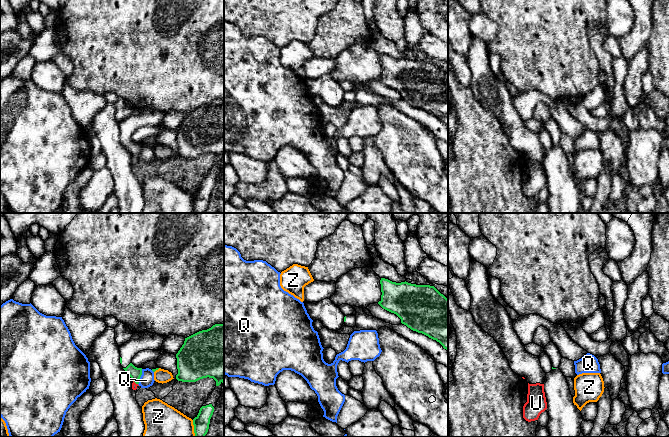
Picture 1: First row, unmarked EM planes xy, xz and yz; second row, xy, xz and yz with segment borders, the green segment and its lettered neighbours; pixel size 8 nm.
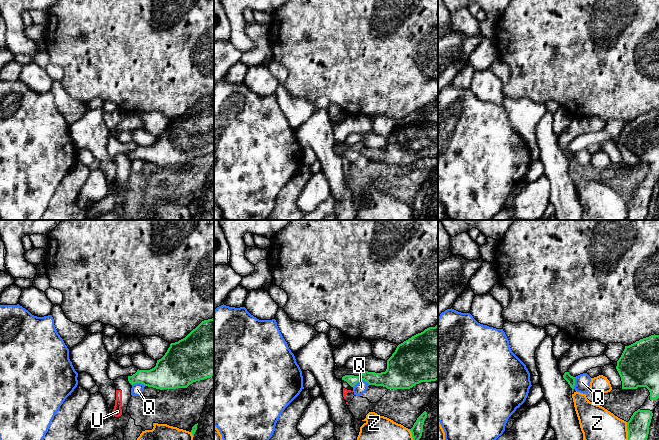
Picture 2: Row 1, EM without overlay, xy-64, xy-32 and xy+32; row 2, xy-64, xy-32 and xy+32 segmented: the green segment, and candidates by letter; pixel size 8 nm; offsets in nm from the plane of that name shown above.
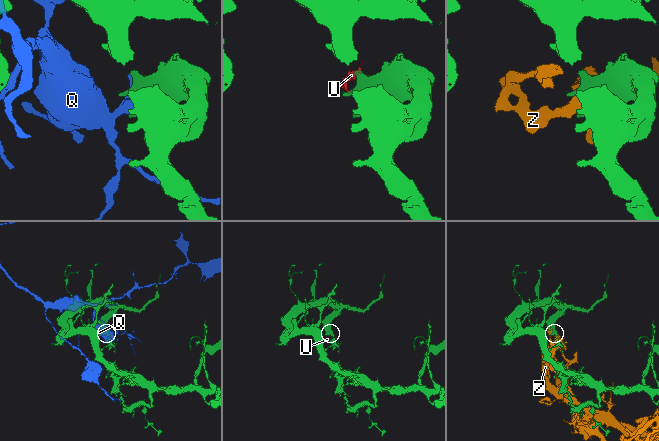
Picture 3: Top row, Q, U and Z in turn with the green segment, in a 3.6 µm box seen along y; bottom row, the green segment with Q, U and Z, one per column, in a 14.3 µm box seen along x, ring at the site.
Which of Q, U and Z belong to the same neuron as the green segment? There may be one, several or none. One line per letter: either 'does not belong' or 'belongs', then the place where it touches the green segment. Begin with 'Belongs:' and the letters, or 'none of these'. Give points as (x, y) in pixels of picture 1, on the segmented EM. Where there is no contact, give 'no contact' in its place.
Belongs: none of these
Q: does not belong | xy (140, 376)
U: does not belong | xy (135, 382)
Z: does not belong | xy (194, 428)

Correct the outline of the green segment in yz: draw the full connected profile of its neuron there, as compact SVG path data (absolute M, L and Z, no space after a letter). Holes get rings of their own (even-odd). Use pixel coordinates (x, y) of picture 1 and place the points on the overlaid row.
M550 341L545 347L544 352L549 356L552 364L552 369L559 368L559 365L561 363L561 359L563 358L560 354L559 349L557 346Z

